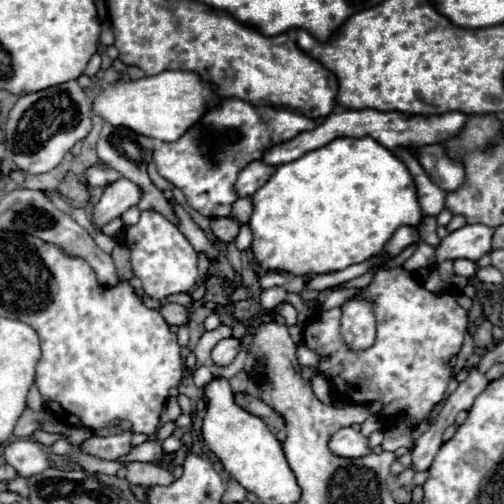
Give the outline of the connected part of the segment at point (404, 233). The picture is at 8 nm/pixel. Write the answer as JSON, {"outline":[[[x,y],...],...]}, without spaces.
{"outline":[[[399,227],[397,231],[395,231],[395,235],[391,237],[391,241],[385,245],[385,251],[391,255],[391,257],[395,257],[395,255],[399,255],[407,245],[411,245],[411,243],[415,243],[419,237],[417,237],[417,229],[415,227]]]}

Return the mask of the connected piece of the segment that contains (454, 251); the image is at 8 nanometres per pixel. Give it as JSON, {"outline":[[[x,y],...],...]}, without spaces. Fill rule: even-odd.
{"outline":[[[465,225],[457,231],[451,231],[435,247],[433,263],[439,265],[445,259],[477,261],[481,255],[491,251],[491,237],[493,237],[493,229],[487,225]]]}

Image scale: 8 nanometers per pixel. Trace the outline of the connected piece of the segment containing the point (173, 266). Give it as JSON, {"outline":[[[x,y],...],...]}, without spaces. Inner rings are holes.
{"outline":[[[143,211],[135,225],[123,227],[123,245],[131,251],[133,275],[141,281],[147,297],[163,299],[175,293],[187,293],[197,285],[197,251],[187,237],[167,217],[155,211]]]}

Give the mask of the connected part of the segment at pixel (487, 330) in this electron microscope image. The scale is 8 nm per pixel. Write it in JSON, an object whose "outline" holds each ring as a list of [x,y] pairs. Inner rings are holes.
{"outline":[[[483,321],[483,323],[477,327],[473,339],[475,339],[475,345],[477,345],[477,347],[489,347],[489,345],[493,343],[493,323]]]}

